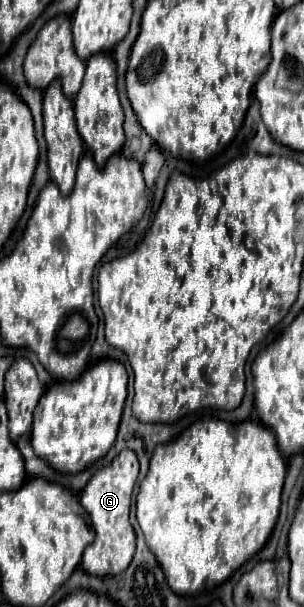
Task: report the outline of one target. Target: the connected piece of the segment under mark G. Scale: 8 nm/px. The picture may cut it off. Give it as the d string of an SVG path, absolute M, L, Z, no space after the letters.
M126 448L112 460L110 466L96 472L86 484L86 488L82 490L80 502L88 512L92 520L92 528L96 532L96 540L82 554L82 568L88 574L112 576L126 570L126 566L130 564L136 548L136 536L128 522L128 514L130 514L130 498L136 480L138 480L138 460L136 454L130 448Z

